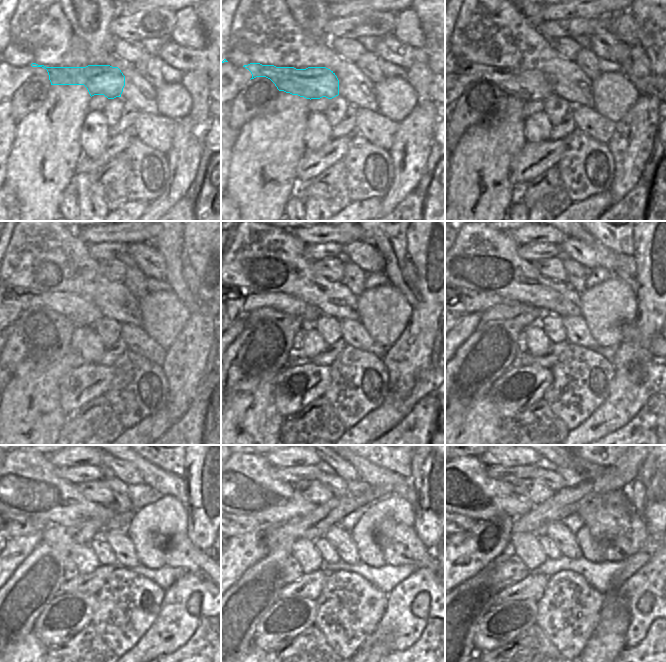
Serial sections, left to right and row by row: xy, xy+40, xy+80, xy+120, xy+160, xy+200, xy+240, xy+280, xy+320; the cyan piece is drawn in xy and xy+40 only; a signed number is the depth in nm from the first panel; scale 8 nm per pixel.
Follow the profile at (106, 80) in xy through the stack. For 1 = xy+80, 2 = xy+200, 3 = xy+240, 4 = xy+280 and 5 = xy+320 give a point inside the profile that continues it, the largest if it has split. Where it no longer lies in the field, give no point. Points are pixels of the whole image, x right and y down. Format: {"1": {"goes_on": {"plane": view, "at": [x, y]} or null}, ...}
{"1": {"goes_on": {"plane": "xy+80", "at": [527, 84]}}, "2": {"goes_on": {"plane": "xy+200", "at": [465, 300]}}, "3": {"goes_on": {"plane": "xy+240", "at": [17, 525]}}, "4": {"goes_on": {"plane": "xy+280", "at": [241, 524]}}, "5": {"goes_on": {"plane": "xy+320", "at": [465, 523]}}}

